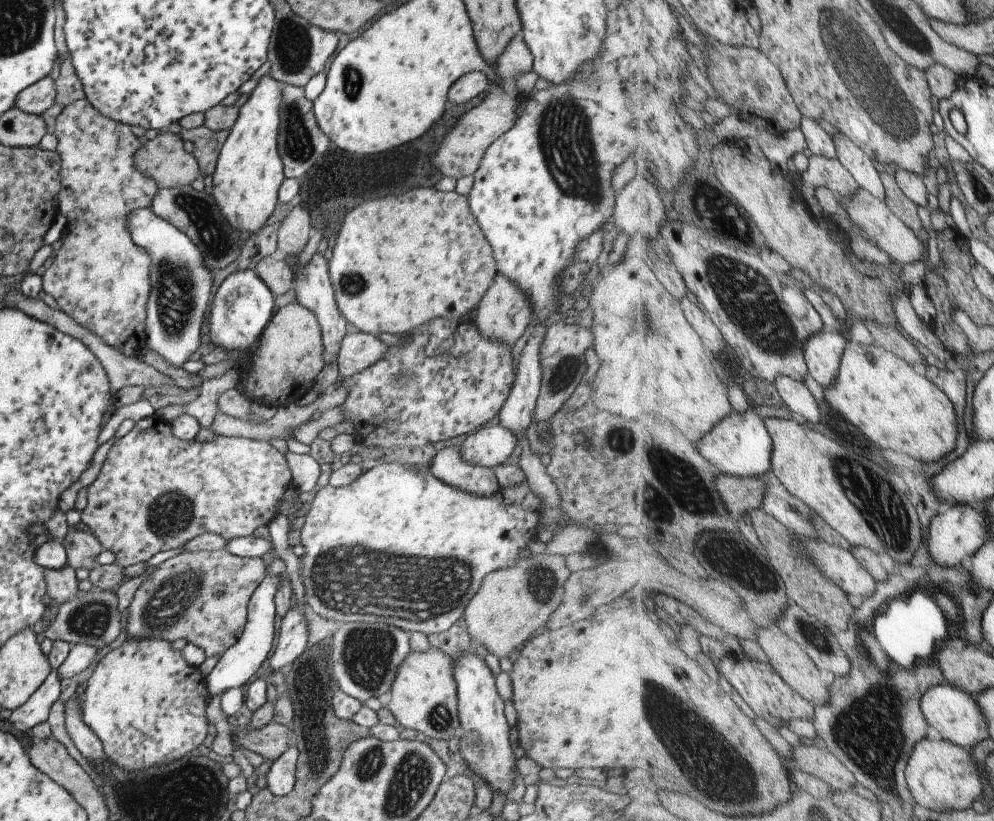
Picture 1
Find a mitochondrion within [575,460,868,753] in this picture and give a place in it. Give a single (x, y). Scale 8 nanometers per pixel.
(735, 553)

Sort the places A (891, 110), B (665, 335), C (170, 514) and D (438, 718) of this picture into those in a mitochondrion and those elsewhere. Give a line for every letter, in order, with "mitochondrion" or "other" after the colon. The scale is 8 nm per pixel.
A: mitochondrion
B: mitochondrion
C: mitochondrion
D: mitochondrion

